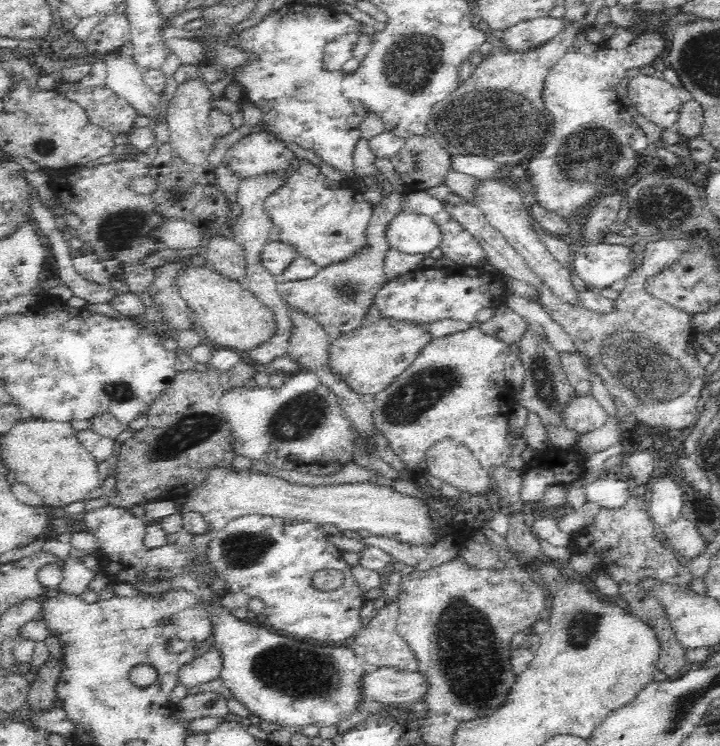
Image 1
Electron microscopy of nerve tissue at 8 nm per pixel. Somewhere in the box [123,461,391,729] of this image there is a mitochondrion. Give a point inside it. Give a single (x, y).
(296, 672)

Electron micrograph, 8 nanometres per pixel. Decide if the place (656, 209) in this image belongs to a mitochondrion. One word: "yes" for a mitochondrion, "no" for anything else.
yes

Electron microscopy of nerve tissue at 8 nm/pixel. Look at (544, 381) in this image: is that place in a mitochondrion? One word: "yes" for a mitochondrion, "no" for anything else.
yes

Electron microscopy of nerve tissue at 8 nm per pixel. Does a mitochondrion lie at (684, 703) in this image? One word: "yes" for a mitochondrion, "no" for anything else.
yes

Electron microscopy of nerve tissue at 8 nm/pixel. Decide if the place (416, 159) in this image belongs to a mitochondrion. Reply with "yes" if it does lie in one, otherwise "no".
yes

